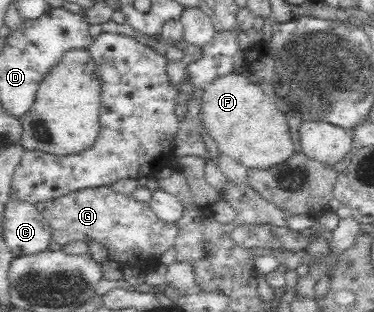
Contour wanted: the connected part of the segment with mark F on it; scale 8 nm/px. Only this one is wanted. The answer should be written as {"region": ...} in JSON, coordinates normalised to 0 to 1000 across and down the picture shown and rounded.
{"region":[[[636,234],[591,244],[545,282],[535,337],[543,410],[578,455],[586,487],[618,500],[663,545],[727,538],[762,522],[794,487],[759,362],[738,346],[690,266],[668,266]]]}

